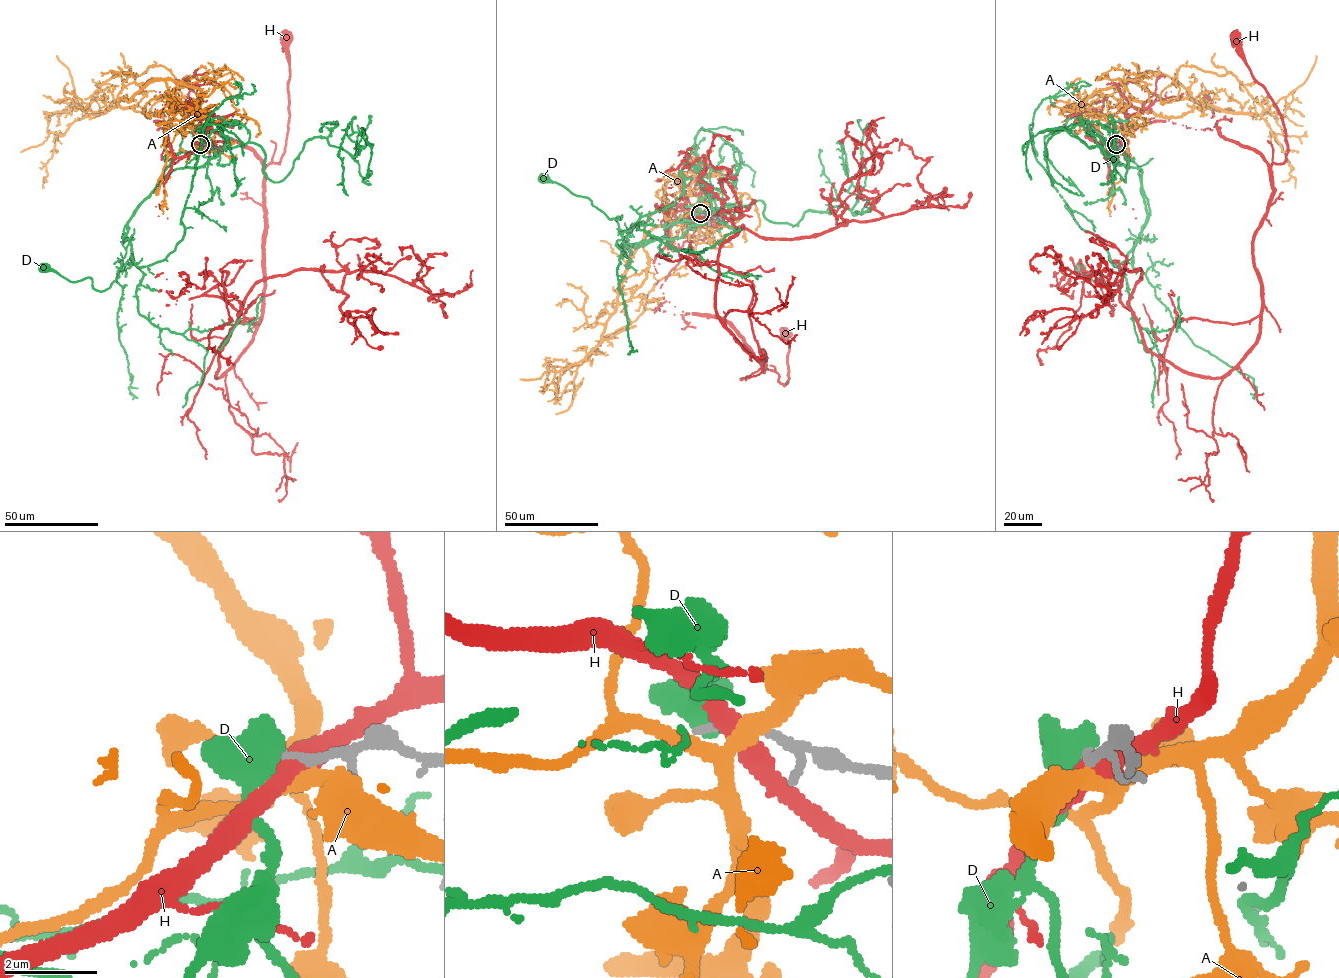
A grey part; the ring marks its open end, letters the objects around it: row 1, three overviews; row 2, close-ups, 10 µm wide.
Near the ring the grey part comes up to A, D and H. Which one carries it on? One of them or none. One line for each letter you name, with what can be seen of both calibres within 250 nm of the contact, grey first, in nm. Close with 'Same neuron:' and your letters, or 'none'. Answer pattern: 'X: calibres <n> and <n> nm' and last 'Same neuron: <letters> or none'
Same neuron: none

